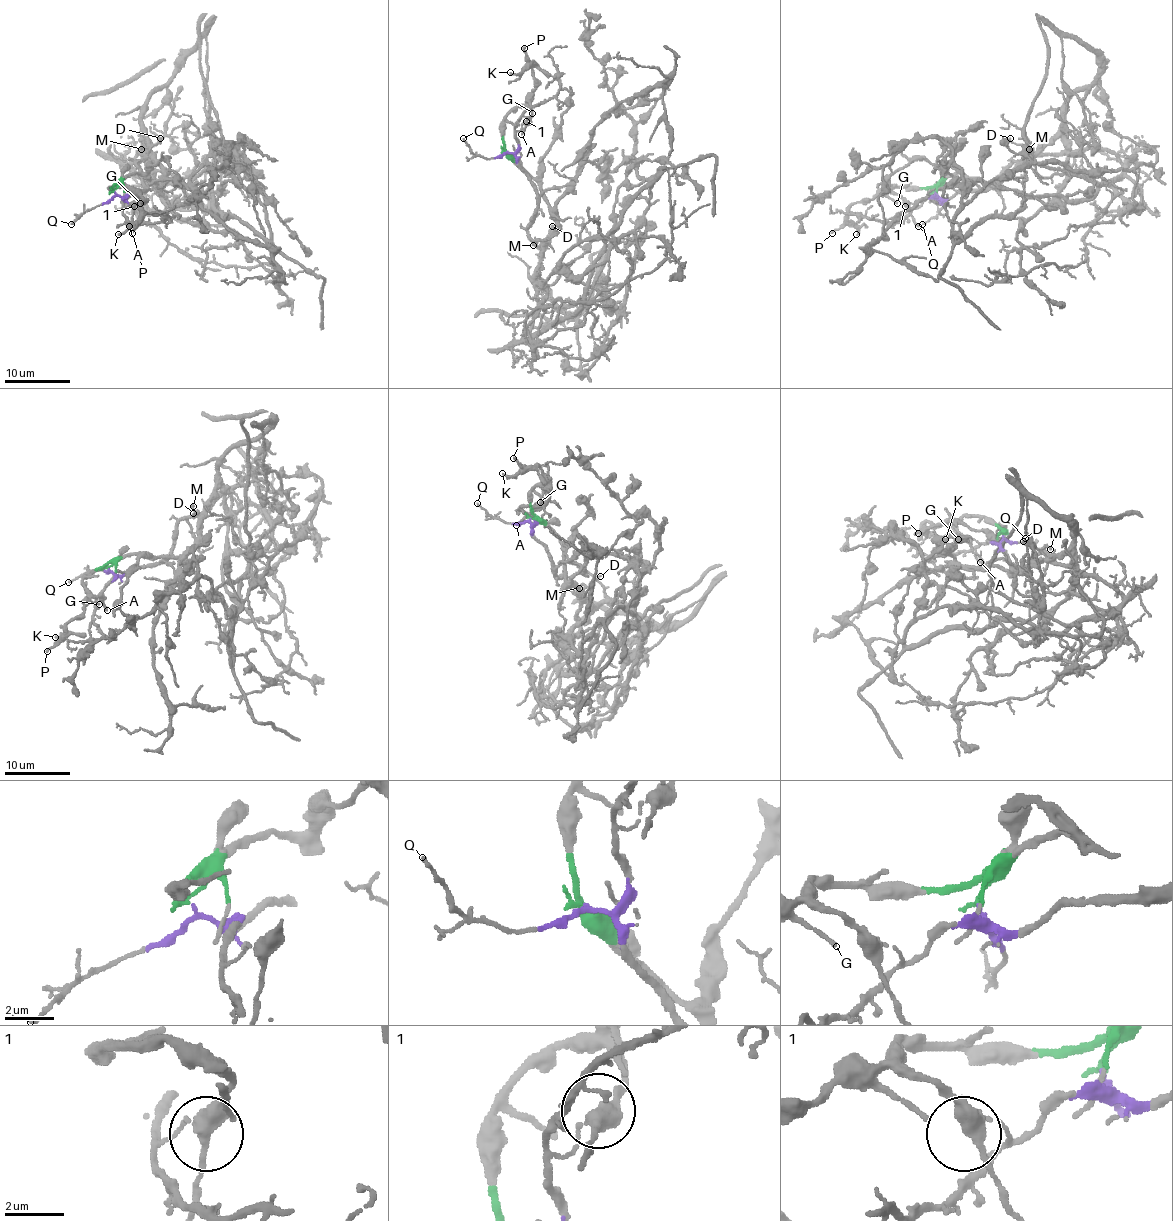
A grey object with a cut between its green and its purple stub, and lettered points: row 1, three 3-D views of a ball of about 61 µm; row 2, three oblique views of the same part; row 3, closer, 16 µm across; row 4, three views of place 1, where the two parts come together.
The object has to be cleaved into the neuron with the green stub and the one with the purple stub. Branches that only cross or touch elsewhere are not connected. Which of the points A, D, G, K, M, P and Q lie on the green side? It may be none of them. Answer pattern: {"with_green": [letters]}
{"with_green": ["A", "G", "K", "P"]}

